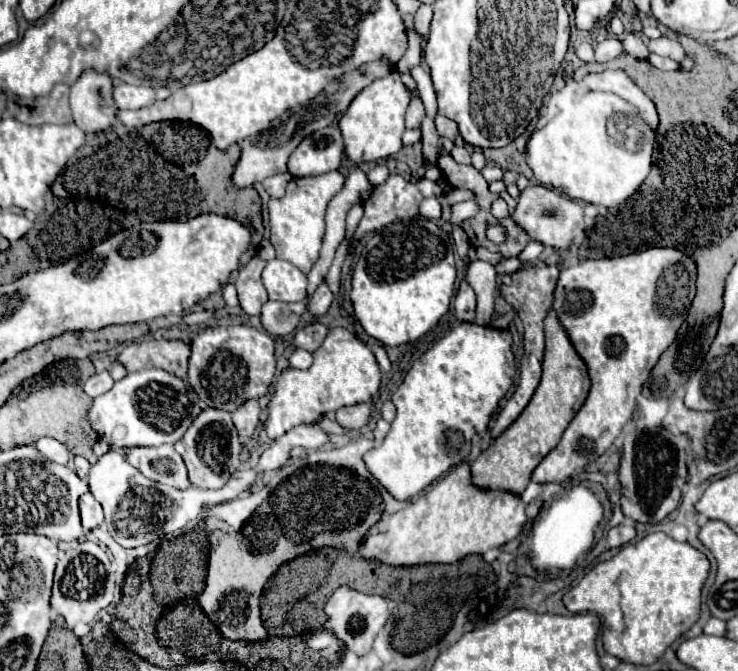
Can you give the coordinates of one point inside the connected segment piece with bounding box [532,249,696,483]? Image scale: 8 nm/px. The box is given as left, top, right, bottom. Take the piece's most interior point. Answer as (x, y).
(621, 313)

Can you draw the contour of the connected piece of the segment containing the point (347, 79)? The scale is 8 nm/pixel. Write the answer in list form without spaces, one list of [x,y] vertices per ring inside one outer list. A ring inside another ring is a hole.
[[[374,61],[374,63],[368,63],[368,65],[362,65],[360,69],[356,71],[350,71],[346,73],[342,79],[336,79],[332,81],[326,91],[316,97],[312,103],[308,105],[302,105],[302,107],[296,107],[292,113],[284,113],[282,117],[278,117],[276,121],[272,121],[272,125],[264,131],[264,133],[258,133],[254,137],[248,137],[244,141],[240,141],[240,159],[234,167],[234,173],[232,173],[232,183],[236,187],[252,187],[254,183],[262,183],[266,177],[272,177],[276,173],[284,173],[286,171],[286,163],[288,163],[288,157],[290,153],[298,147],[298,143],[308,137],[310,133],[318,131],[318,129],[324,129],[330,125],[330,121],[334,121],[340,113],[344,113],[350,105],[350,101],[366,87],[370,85],[374,79],[380,79],[380,77],[386,77],[390,73],[390,65],[386,61]]]

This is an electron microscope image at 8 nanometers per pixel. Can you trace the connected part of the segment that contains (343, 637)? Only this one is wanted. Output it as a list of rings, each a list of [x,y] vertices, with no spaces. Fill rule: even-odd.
[[[350,587],[336,589],[334,595],[328,599],[324,611],[328,615],[328,621],[324,623],[324,629],[332,631],[356,655],[366,655],[372,649],[374,637],[384,627],[384,623],[388,621],[388,615],[390,615],[388,613],[388,601],[384,597],[364,595],[364,593],[358,593],[358,591],[350,589]]]

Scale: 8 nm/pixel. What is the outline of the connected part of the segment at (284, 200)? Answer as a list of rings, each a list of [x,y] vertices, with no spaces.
[[[330,171],[320,177],[300,177],[288,183],[284,197],[270,197],[270,243],[274,245],[278,259],[294,263],[302,273],[308,273],[312,269],[322,247],[328,201],[344,187],[344,181],[346,177],[340,171]]]

